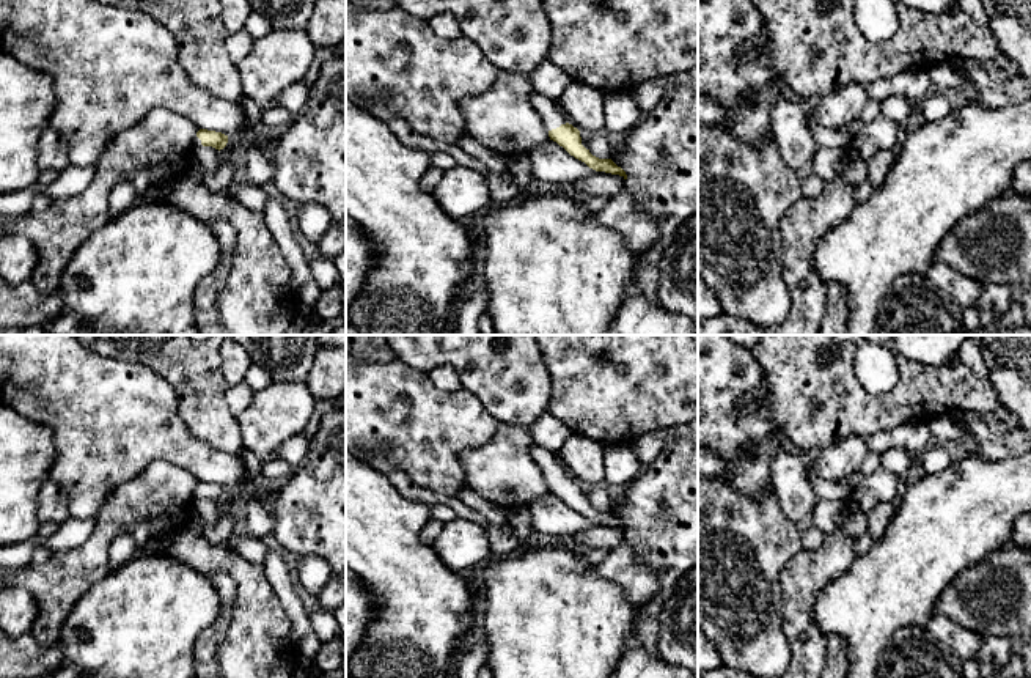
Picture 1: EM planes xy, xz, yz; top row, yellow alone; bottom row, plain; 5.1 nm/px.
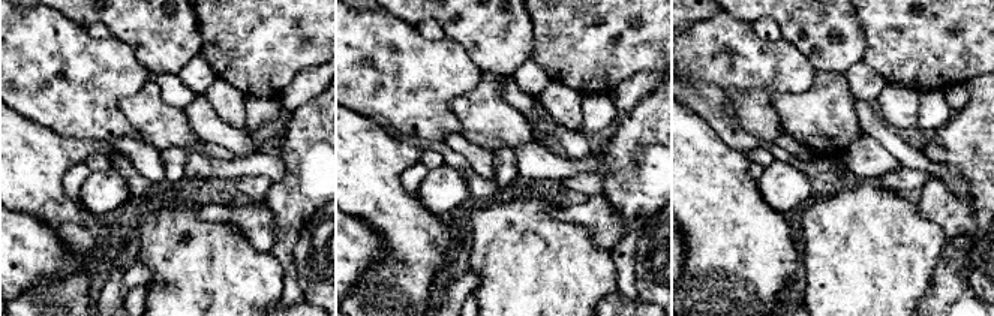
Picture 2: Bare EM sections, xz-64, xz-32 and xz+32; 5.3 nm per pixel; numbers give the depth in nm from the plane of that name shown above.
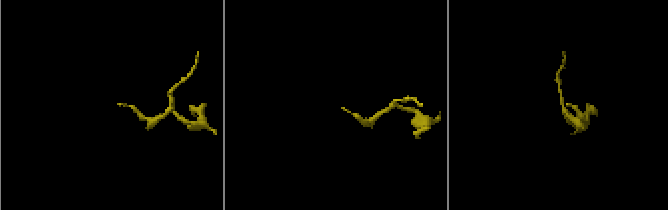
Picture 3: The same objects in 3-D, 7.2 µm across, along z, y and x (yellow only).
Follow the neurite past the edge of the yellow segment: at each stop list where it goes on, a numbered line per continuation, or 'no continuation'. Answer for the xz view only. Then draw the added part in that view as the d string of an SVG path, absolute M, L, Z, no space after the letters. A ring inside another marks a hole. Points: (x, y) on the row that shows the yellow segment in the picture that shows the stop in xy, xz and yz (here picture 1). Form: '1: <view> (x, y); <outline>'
1: xz (549, 110); M534 90L531 91L531 104L539 112L547 131L567 123L567 118L560 110L558 102L536 93Z

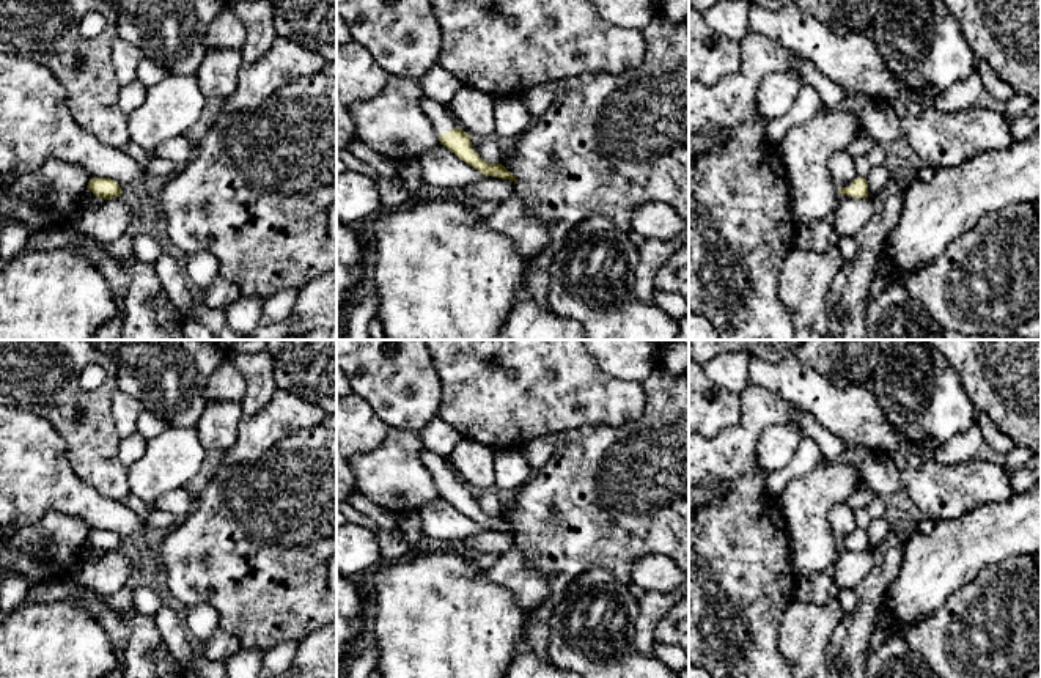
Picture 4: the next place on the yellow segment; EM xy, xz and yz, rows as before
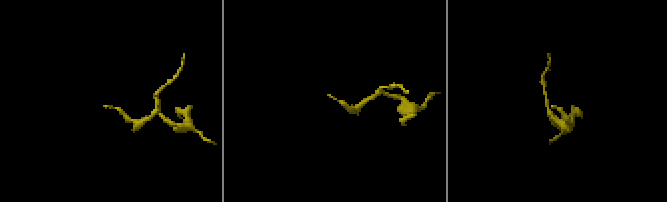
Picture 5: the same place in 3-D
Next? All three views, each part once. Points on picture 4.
1: xz (439, 115); M425 94L421 96L421 109L429 116L437 135L458 127L458 123L450 115L448 107L426 98Z

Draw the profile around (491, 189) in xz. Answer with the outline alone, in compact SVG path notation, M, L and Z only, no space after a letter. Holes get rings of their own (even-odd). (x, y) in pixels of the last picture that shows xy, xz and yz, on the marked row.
M484 176L480 182L462 187L462 190L480 200L500 205L516 193L516 184L509 179Z

